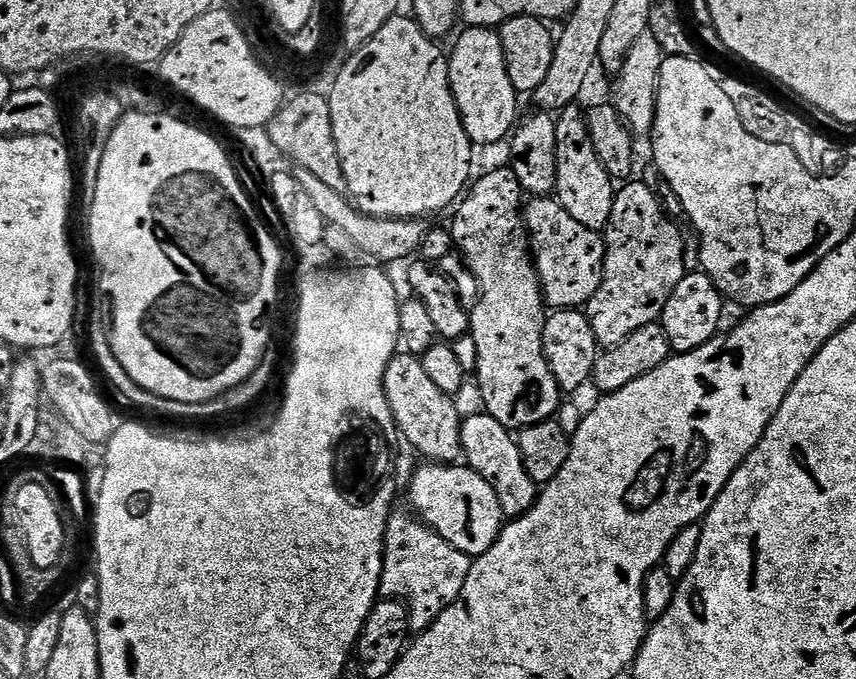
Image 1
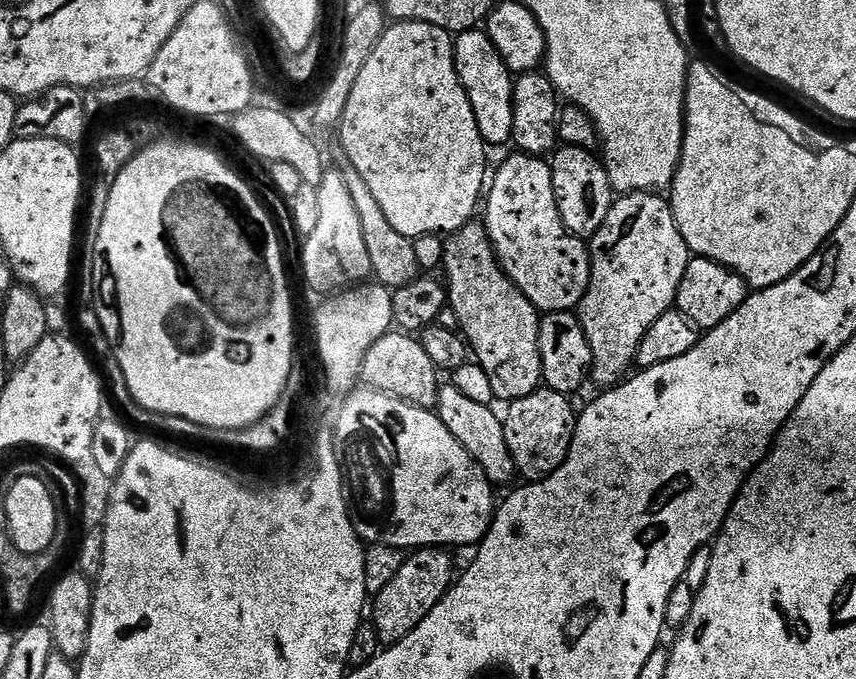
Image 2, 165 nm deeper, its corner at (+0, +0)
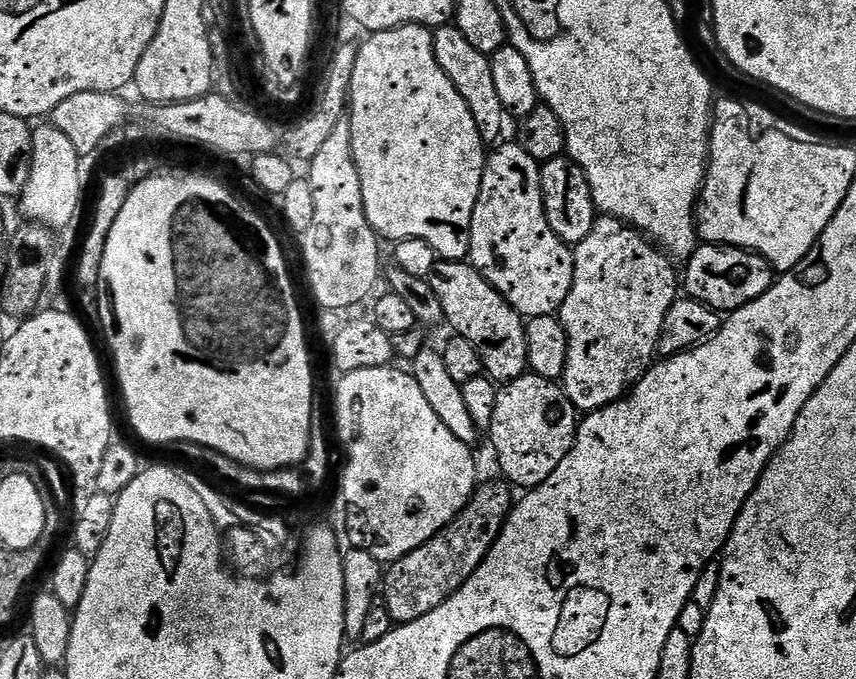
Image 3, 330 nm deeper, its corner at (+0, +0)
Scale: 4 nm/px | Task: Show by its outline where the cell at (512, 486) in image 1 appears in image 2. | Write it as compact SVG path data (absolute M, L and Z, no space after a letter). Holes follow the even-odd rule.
M450 382L445 383L436 393L434 411L440 420L458 438L458 442L470 454L470 458L483 472L489 484L499 486L499 484L511 485L517 479L518 473L514 466L514 460L510 458L510 452L506 446L504 434L504 422L499 415L492 413L493 409L489 405L480 402L473 402L471 398L466 398L462 390L458 390Z

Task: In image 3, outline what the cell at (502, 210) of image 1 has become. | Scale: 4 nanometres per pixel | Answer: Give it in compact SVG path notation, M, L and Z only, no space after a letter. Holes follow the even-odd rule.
M445 260L437 263L430 277L430 283L434 294L438 294L438 302L442 302L447 327L452 327L451 331L455 335L466 338L466 342L474 342L474 350L478 350L478 354L482 358L482 366L489 380L503 386L529 371L525 321L520 313L512 309L512 305L504 301L500 291L480 271L468 262Z

